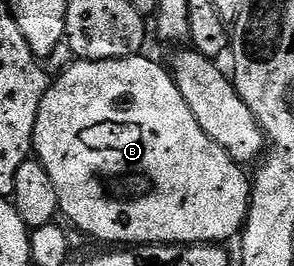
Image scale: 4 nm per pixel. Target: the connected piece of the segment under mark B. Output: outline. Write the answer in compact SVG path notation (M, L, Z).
M147 54L130 55L126 59L103 59L102 61L83 61L73 62L71 67L67 67L65 71L61 71L59 75L51 80L50 86L46 94L42 97L42 105L38 109L38 121L34 125L34 137L32 145L34 148L35 158L40 160L41 165L46 169L46 173L50 173L50 181L54 181L54 189L58 193L58 201L60 202L59 214L65 215L78 230L84 235L89 235L92 239L101 239L104 243L112 243L108 245L187 245L190 243L211 243L213 245L227 244L227 239L235 240L240 232L244 229L244 222L248 219L248 210L250 209L250 201L252 200L252 179L250 178L241 164L235 163L226 153L226 149L222 149L214 141L210 141L210 137L206 137L206 133L202 133L202 125L198 125L198 121L194 121L194 113L190 113L190 105L186 105L186 101L182 101L182 93L178 93L178 85L176 80L172 78L167 66L159 67L152 59L147 59Z

